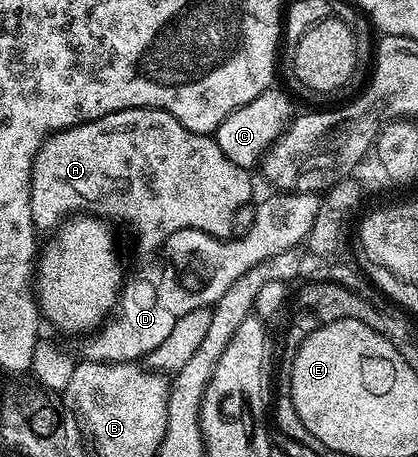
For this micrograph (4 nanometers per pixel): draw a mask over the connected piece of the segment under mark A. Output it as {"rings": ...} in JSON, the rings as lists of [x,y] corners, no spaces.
{"rings":[[[135,107],[134,109],[122,109],[110,113],[106,117],[98,117],[94,121],[86,121],[82,125],[68,127],[65,131],[54,131],[49,134],[44,143],[36,150],[36,156],[32,162],[32,188],[30,189],[30,213],[32,224],[37,229],[54,229],[60,225],[71,213],[91,213],[96,217],[109,217],[114,219],[126,219],[132,223],[134,230],[140,234],[140,243],[144,247],[163,248],[164,242],[170,237],[170,233],[178,233],[182,229],[198,229],[202,233],[212,235],[215,239],[227,239],[232,235],[234,225],[234,213],[242,205],[252,203],[252,179],[249,168],[234,165],[222,149],[218,149],[215,138],[212,135],[199,135],[186,125],[182,125],[170,113],[159,111],[153,107]]]}

